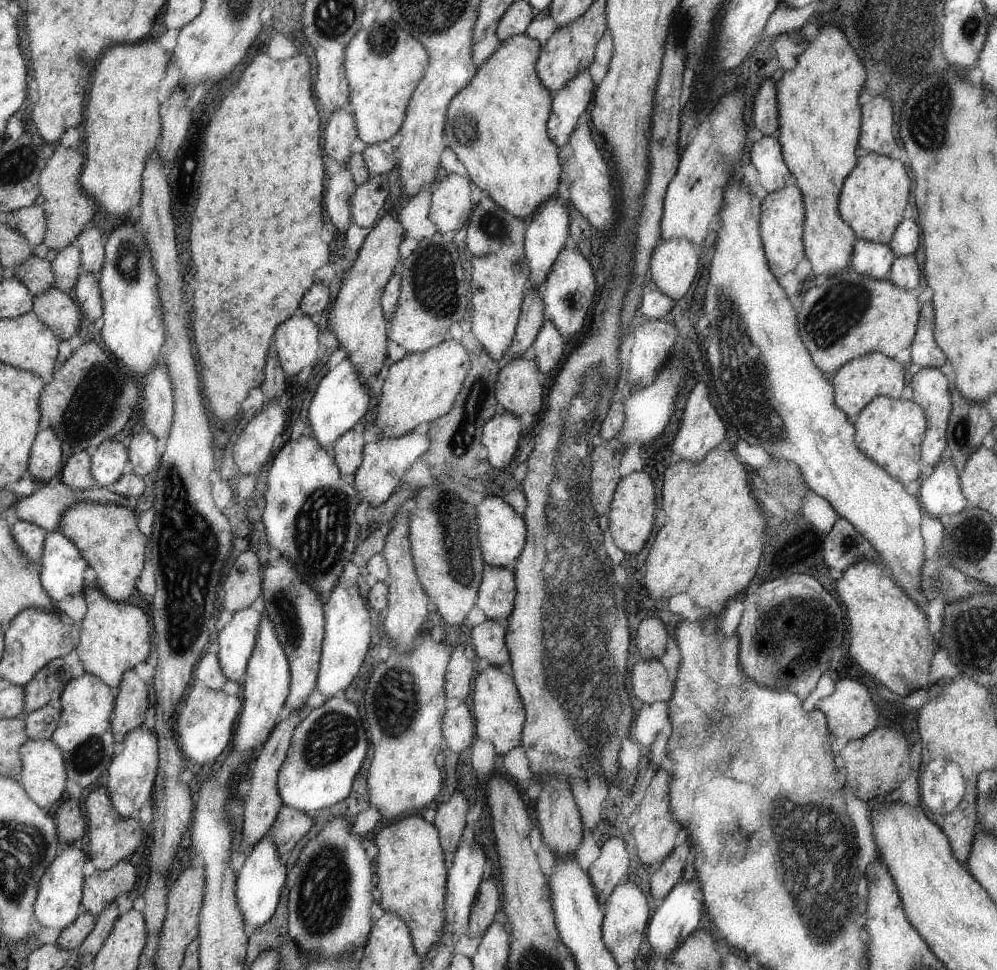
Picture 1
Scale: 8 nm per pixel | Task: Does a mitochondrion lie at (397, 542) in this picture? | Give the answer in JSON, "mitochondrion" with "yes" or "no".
{"mitochondrion":"no"}

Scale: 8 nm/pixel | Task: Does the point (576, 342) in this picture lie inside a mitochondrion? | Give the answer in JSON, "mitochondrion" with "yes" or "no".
{"mitochondrion":"no"}

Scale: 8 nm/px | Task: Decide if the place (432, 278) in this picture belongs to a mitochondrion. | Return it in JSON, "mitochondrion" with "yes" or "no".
{"mitochondrion":"yes"}

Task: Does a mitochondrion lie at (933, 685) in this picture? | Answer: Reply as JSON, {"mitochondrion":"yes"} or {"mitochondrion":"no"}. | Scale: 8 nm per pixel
{"mitochondrion":"no"}

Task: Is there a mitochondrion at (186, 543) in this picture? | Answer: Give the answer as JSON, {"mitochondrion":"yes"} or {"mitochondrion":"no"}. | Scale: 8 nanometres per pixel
{"mitochondrion":"yes"}

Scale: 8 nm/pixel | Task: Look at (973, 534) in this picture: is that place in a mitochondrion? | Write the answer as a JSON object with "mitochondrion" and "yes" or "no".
{"mitochondrion":"yes"}

